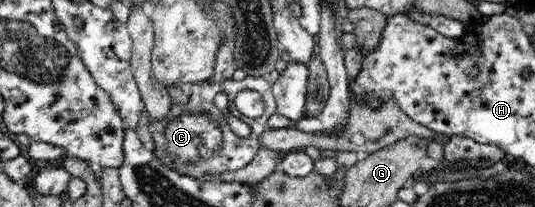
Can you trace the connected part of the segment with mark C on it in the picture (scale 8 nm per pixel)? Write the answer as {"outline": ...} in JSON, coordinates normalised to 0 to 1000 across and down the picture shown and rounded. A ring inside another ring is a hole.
{"outline":[[[465,362],[447,391],[436,386],[432,372],[413,396],[413,444],[421,444],[426,464],[428,541],[465,599],[467,652],[460,662],[443,657],[428,618],[424,585],[411,556],[413,536],[406,522],[398,527],[398,517],[391,517],[391,556],[383,546],[383,531],[346,536],[342,565],[338,565],[338,546],[342,546],[338,507],[321,498],[320,536],[316,536],[310,585],[293,589],[284,565],[279,565],[279,618],[282,618],[282,643],[286,643],[286,681],[290,681],[286,744],[305,763],[310,792],[338,831],[338,845],[383,870],[391,831],[404,841],[406,831],[443,826],[469,783],[490,715],[482,662],[503,623],[499,580],[516,546],[516,478],[510,464],[510,430],[501,377]],[[458,430],[480,440],[493,478],[493,541],[480,575],[458,565],[439,517],[439,464]]]}

